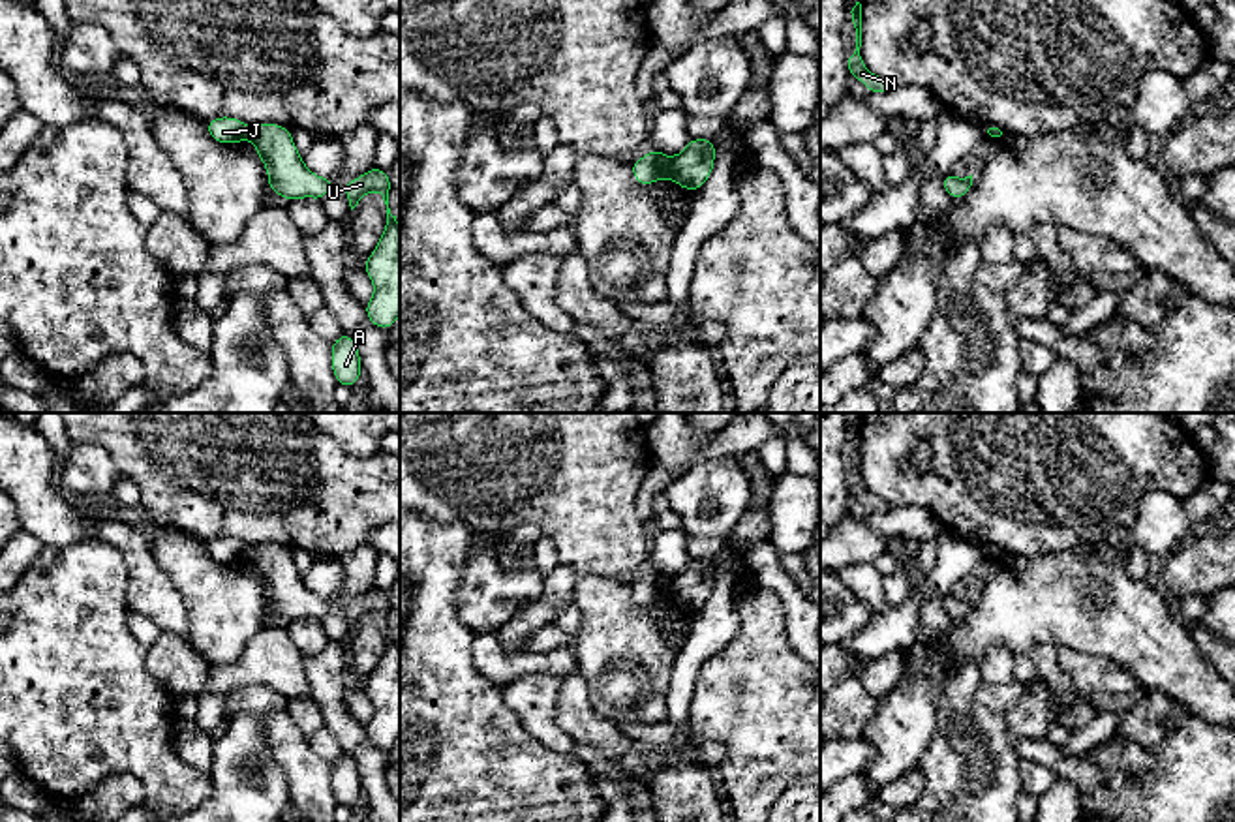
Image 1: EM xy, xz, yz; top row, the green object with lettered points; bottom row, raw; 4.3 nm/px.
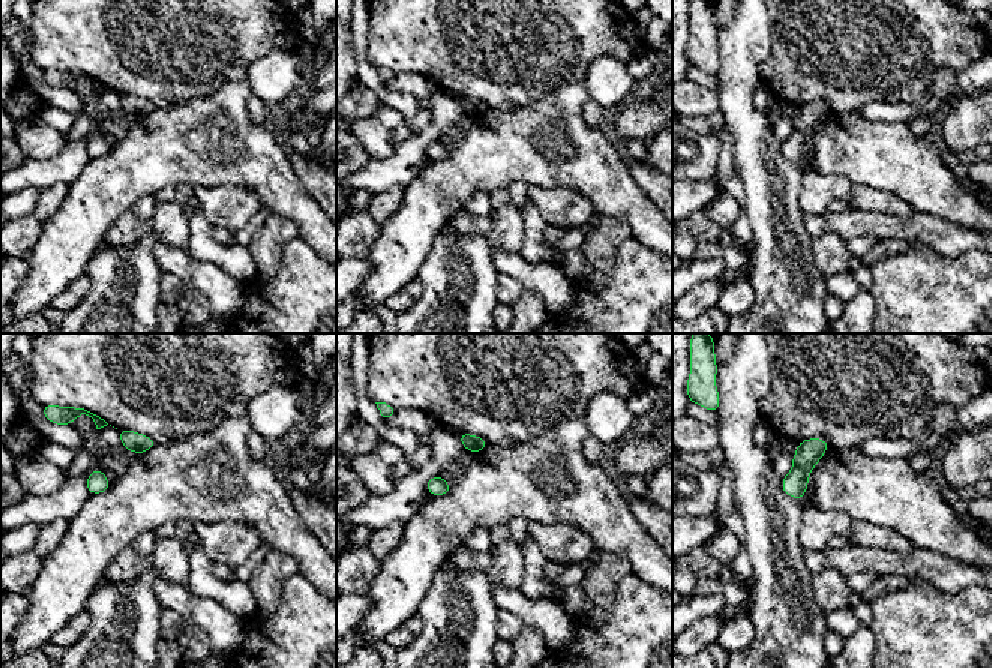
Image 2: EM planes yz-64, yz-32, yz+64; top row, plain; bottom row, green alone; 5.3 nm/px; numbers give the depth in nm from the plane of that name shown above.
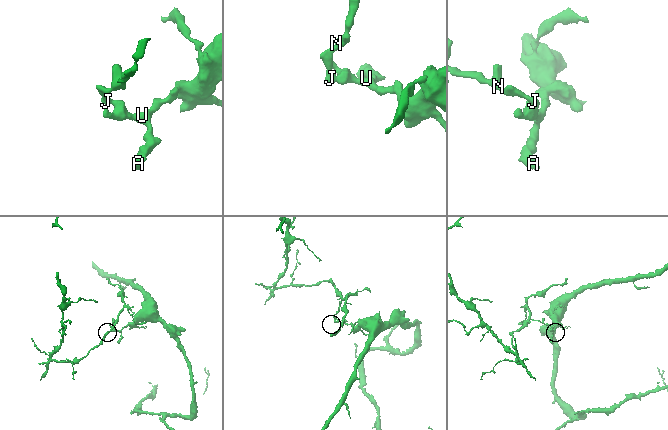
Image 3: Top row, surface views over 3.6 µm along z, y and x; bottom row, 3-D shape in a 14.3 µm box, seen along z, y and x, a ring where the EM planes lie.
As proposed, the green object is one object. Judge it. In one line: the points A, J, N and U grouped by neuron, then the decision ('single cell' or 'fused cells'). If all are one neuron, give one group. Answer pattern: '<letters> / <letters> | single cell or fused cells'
A U / J N | fused cells

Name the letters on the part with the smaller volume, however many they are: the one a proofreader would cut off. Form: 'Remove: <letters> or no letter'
Remove: J, N

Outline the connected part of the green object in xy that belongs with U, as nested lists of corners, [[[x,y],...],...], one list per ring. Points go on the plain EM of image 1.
[[[374,586],[343,610],[351,631],[368,612],[379,612],[387,625],[385,651],[362,689],[374,702],[374,717],[364,724],[368,739],[374,747],[389,751],[400,736],[400,646],[389,629],[389,593]]]

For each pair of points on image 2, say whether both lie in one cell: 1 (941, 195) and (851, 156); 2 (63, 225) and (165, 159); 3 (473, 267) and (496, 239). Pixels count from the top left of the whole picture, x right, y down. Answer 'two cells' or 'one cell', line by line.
1: one cell
2: one cell
3: two cells

